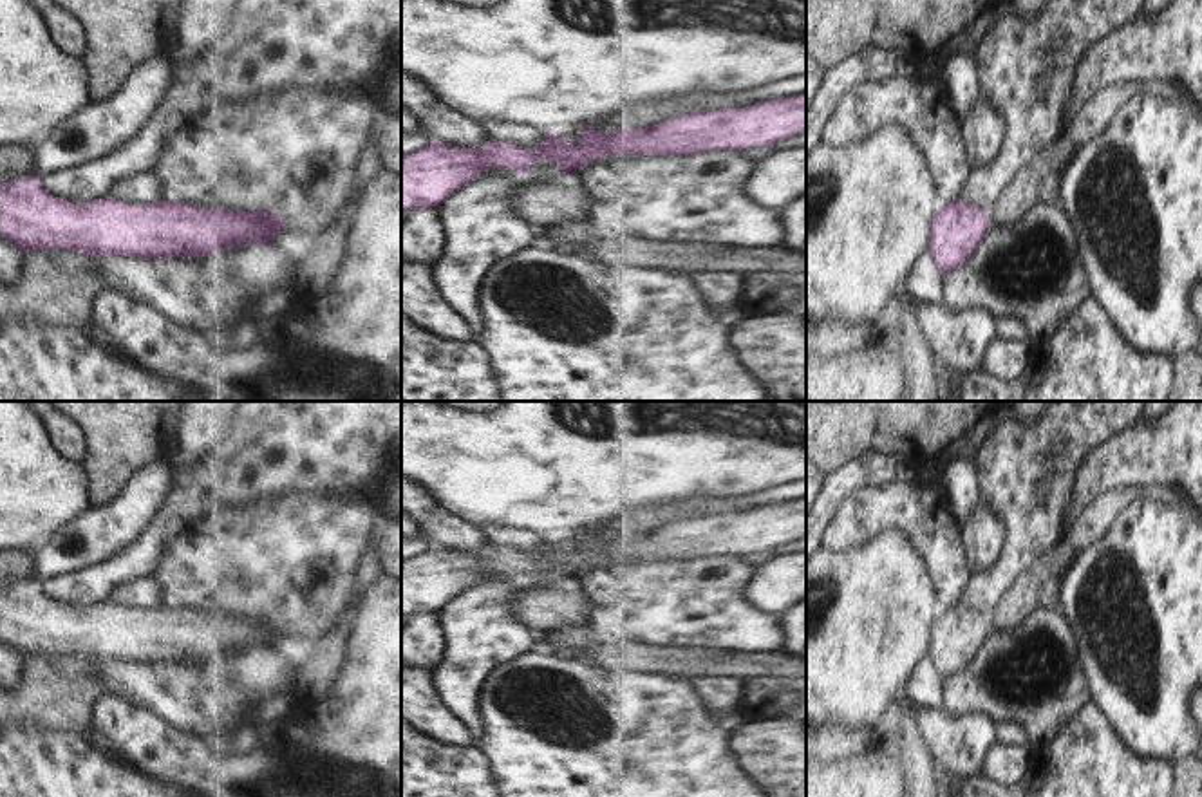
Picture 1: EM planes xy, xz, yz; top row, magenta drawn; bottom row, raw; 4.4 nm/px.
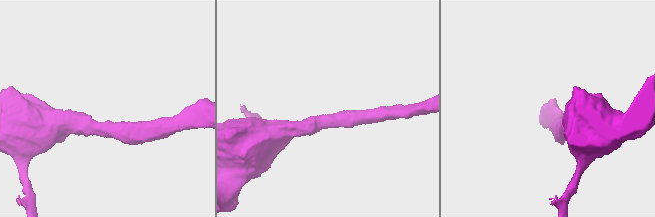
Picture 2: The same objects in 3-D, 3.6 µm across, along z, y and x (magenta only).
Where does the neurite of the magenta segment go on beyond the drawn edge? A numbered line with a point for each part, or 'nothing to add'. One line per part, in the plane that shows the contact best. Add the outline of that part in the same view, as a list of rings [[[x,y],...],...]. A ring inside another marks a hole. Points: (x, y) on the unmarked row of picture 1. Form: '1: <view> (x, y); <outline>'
nothing to add

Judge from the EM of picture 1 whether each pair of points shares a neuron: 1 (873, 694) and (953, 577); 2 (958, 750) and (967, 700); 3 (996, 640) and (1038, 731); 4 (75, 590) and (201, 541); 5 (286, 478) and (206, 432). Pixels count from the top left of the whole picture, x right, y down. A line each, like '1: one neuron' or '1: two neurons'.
1: two neurons
2: two neurons
3: one neuron
4: two neurons
5: two neurons

